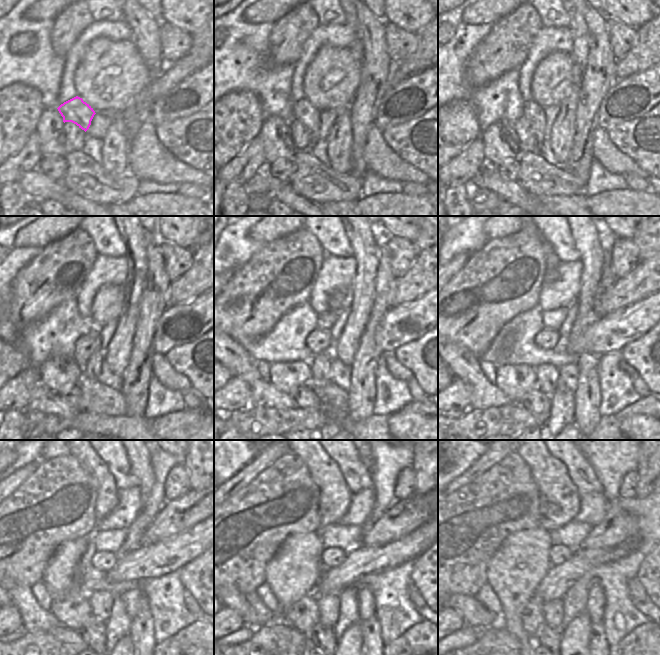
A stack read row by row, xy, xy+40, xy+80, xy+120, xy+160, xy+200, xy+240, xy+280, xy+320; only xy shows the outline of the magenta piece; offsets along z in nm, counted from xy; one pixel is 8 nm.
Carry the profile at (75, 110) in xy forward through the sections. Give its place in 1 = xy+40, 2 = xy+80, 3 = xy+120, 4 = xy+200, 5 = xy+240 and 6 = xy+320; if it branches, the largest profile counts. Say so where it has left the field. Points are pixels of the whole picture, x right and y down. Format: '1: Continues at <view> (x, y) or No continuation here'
1: Continues at xy+40 (303, 111)
2: Continues at xy+80 (535, 114)
3: Continues at xy+120 (93, 368)
4: Continues at xy+200 (547, 375)
5: Continues at xy+240 (101, 602)
6: Continues at xy+320 (552, 611).

